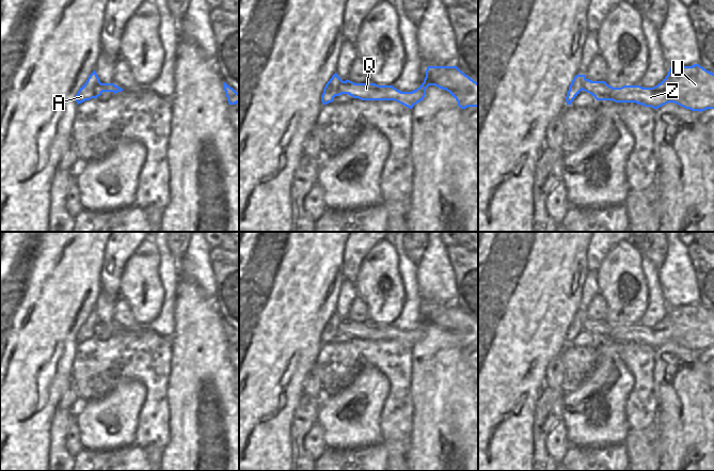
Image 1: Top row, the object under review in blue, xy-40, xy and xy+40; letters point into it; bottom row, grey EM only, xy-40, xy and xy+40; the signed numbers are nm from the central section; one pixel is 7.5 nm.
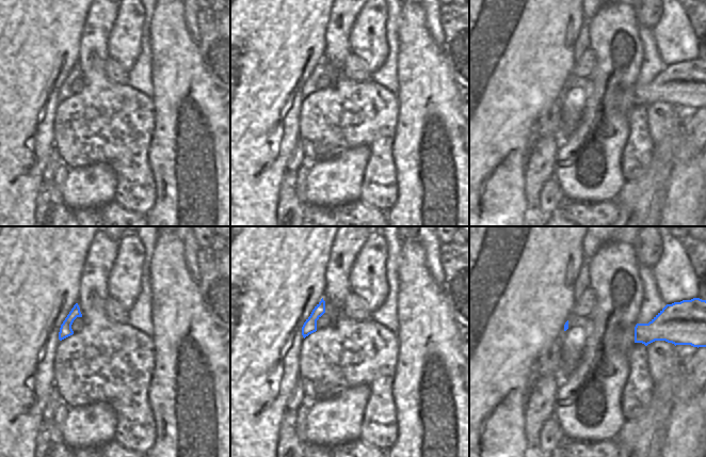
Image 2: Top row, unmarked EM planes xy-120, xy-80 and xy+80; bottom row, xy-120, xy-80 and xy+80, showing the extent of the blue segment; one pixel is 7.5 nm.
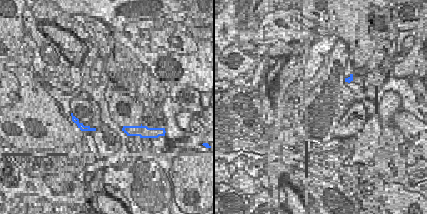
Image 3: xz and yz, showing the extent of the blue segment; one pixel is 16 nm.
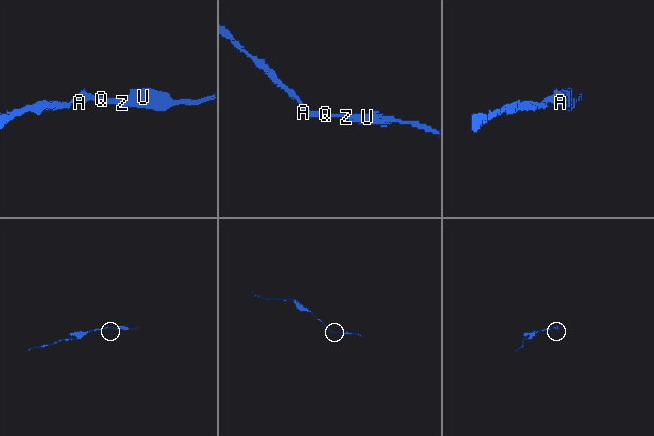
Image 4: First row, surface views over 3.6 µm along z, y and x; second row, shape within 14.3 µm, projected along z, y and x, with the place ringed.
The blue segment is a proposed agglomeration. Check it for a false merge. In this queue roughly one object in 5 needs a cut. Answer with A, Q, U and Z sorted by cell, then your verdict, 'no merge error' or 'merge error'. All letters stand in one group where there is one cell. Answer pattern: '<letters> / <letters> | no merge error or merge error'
A Q U Z | no merge error

